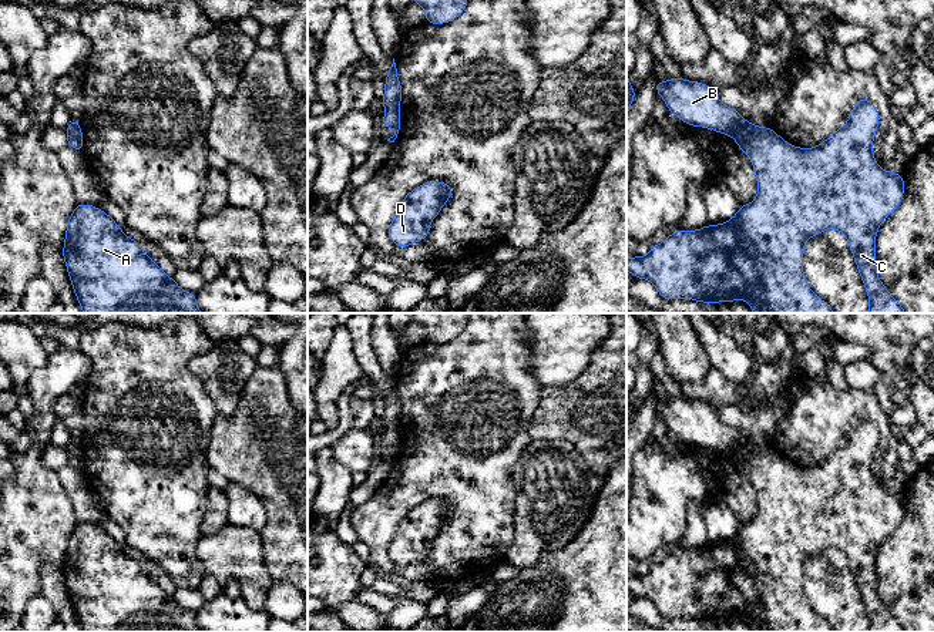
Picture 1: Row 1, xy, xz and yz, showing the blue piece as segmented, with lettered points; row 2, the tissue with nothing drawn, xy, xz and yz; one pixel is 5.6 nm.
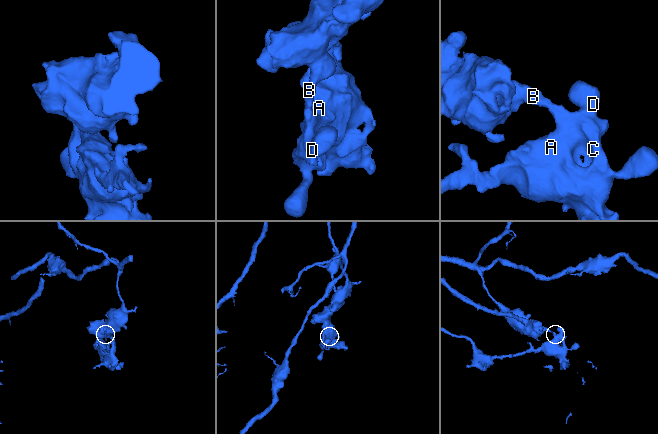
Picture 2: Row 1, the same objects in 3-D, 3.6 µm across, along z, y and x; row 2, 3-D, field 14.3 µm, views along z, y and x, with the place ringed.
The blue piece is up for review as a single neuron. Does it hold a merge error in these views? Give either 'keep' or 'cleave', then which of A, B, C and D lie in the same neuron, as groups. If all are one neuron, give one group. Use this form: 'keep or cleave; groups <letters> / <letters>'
cleave; groups A C D / B

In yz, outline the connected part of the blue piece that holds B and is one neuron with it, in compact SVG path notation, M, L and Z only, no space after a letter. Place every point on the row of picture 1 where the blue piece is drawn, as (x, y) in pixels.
M669 77L666 83L655 80L656 95L668 105L668 112L686 125L709 128L735 137L745 125L743 115L720 102L716 90L700 81Z

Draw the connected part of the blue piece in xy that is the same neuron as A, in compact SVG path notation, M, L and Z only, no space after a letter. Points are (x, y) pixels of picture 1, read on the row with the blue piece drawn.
M77 204L63 245L63 259L83 313L202 313L196 295L182 290L103 209Z

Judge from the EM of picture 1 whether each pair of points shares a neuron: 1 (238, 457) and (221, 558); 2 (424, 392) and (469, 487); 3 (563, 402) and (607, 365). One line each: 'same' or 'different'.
1: different
2: same
3: same

